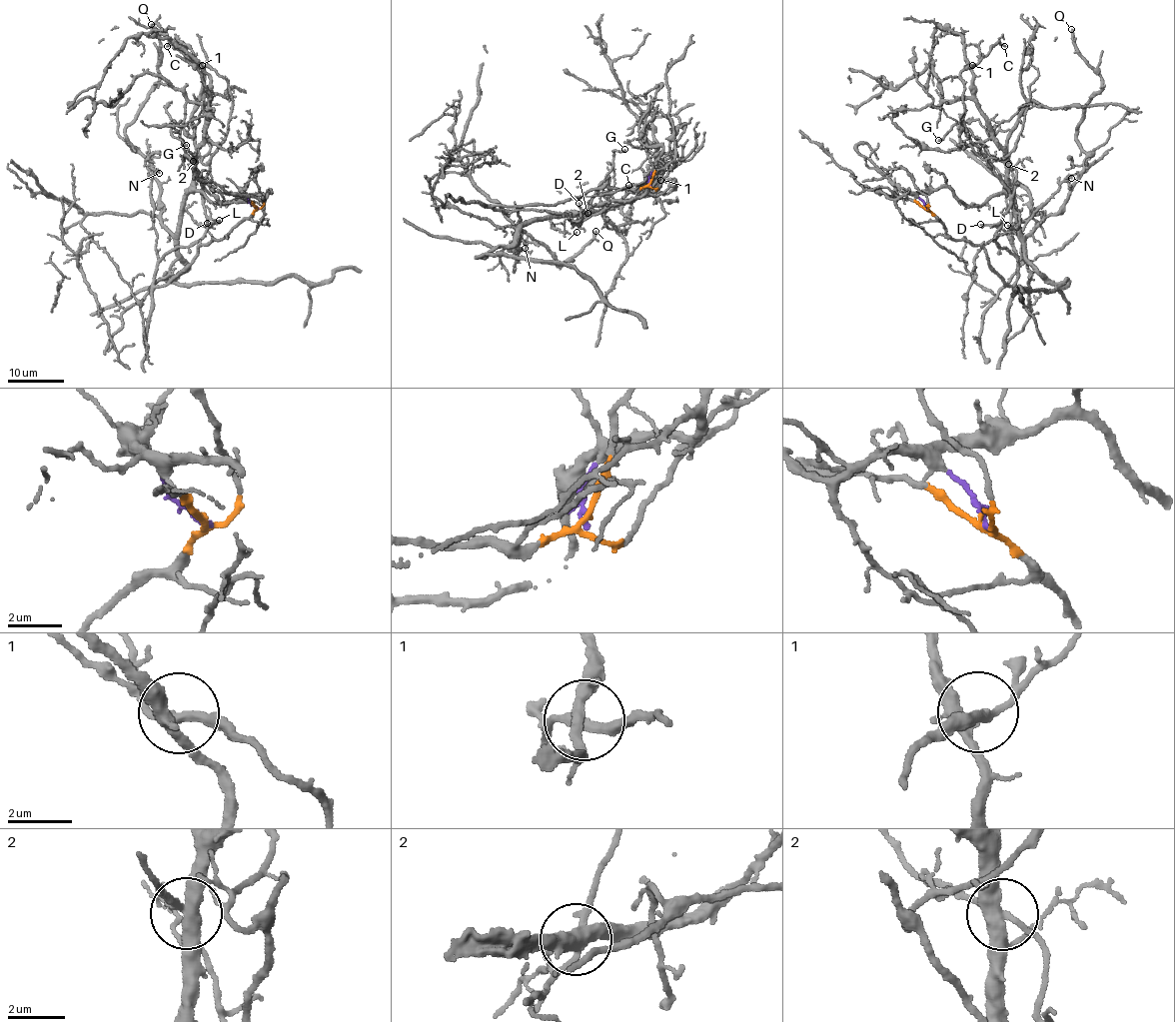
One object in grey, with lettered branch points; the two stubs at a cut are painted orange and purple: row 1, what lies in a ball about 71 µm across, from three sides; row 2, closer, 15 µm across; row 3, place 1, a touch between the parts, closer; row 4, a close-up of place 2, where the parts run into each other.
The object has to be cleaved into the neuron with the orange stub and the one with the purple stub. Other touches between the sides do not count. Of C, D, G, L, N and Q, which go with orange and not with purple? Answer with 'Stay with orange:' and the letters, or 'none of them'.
Stay with orange: C, D, G, N

